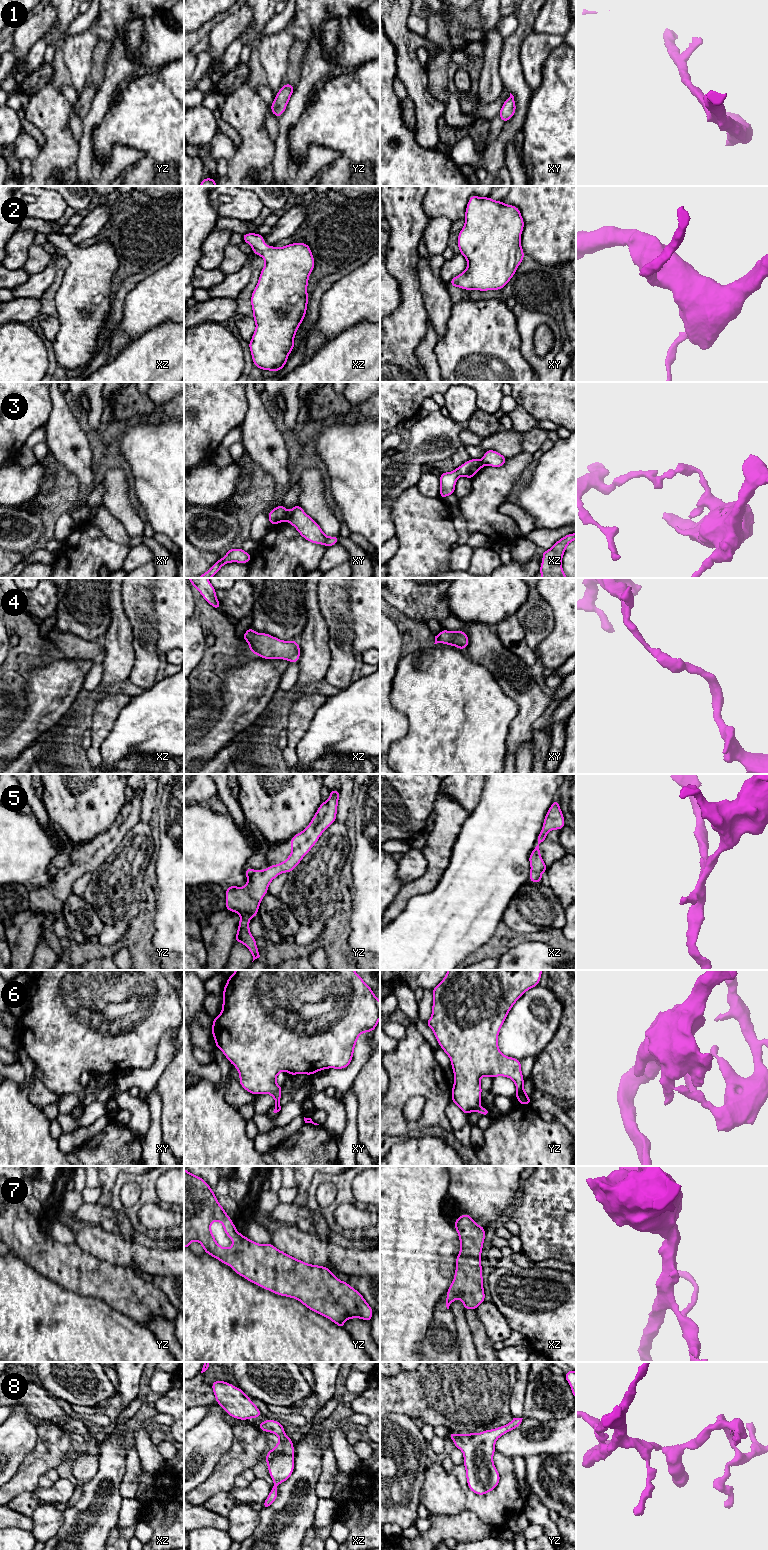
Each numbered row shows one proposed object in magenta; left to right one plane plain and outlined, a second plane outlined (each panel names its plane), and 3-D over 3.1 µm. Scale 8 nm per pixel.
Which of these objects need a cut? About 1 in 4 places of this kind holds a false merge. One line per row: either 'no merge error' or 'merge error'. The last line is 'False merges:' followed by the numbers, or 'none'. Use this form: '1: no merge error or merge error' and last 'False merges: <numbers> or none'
1: no merge error
2: no merge error
3: merge error
4: no merge error
5: no merge error
6: merge error
7: no merge error
8: no merge error
False merges: 3, 6

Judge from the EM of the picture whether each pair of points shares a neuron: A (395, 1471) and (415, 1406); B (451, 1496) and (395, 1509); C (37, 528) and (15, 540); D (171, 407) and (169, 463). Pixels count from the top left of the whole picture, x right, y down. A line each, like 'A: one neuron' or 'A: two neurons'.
A: two neurons
B: two neurons
C: one neuron
D: two neurons

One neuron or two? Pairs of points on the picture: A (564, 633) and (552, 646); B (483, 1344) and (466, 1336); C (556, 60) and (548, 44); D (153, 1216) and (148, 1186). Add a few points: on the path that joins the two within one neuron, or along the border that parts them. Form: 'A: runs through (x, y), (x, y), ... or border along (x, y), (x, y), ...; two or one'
A: runs through (562, 636), (555, 643); one
B: border along (465, 1317), (476, 1351); two
C: border along (563, 42), (550, 52), (543, 65), (542, 72); two
D: border along (169, 1207), (146, 1203), (138, 1212), (138, 1220); two

